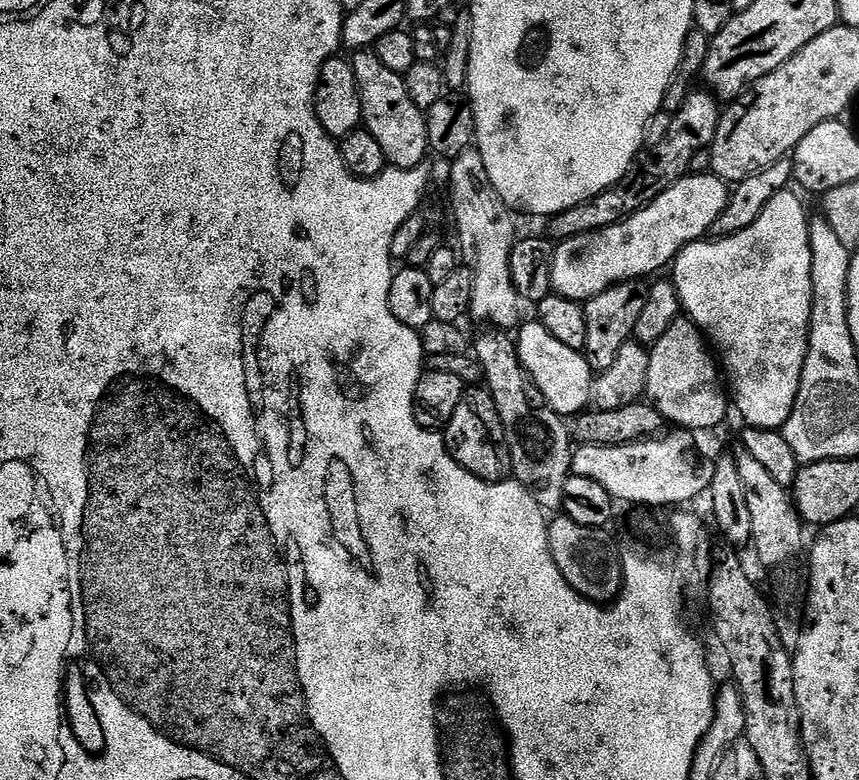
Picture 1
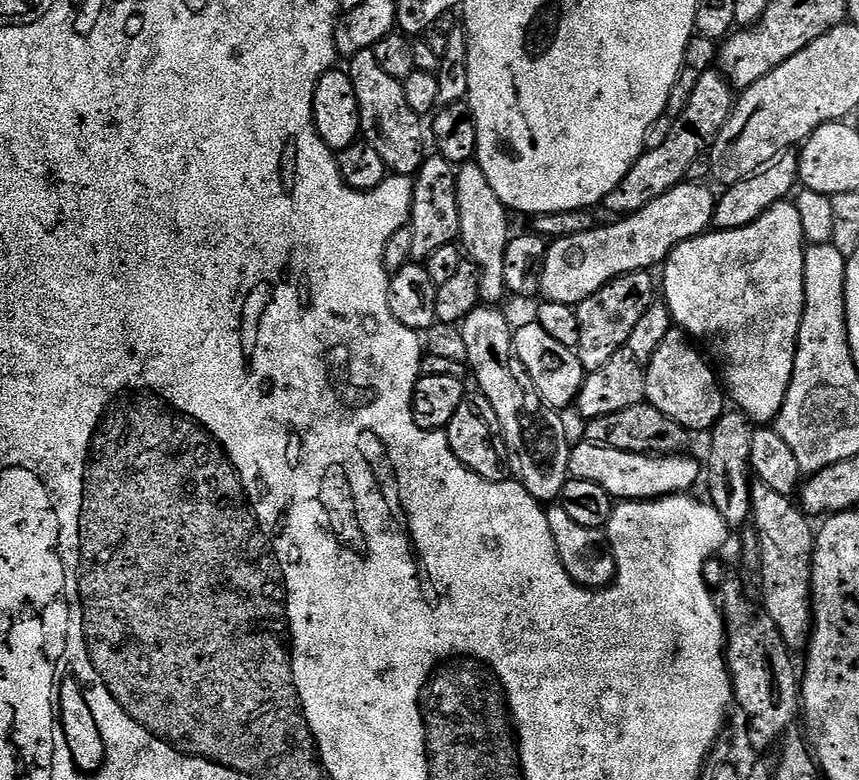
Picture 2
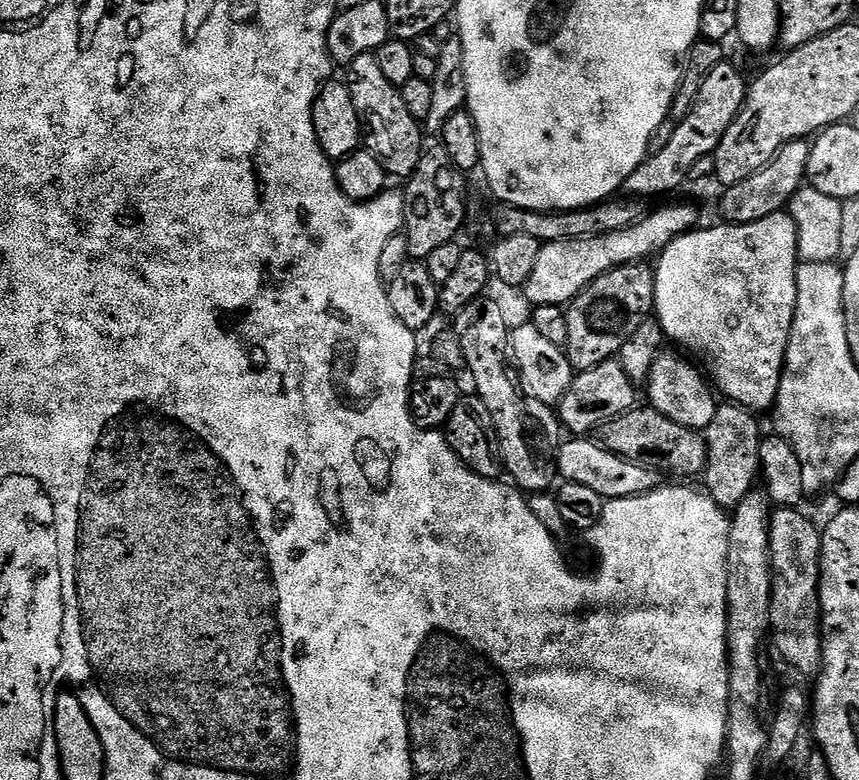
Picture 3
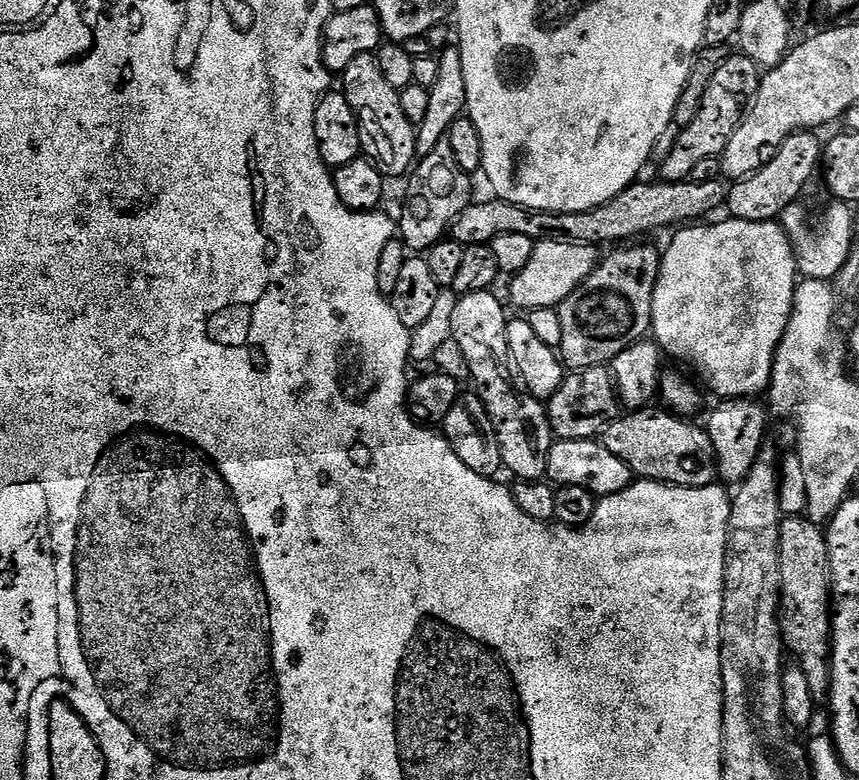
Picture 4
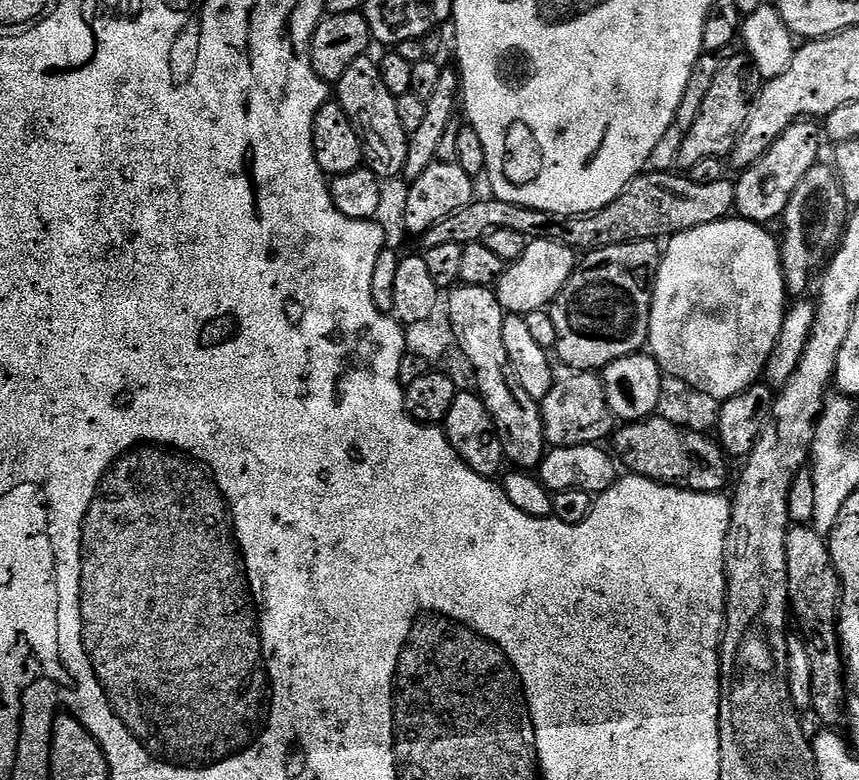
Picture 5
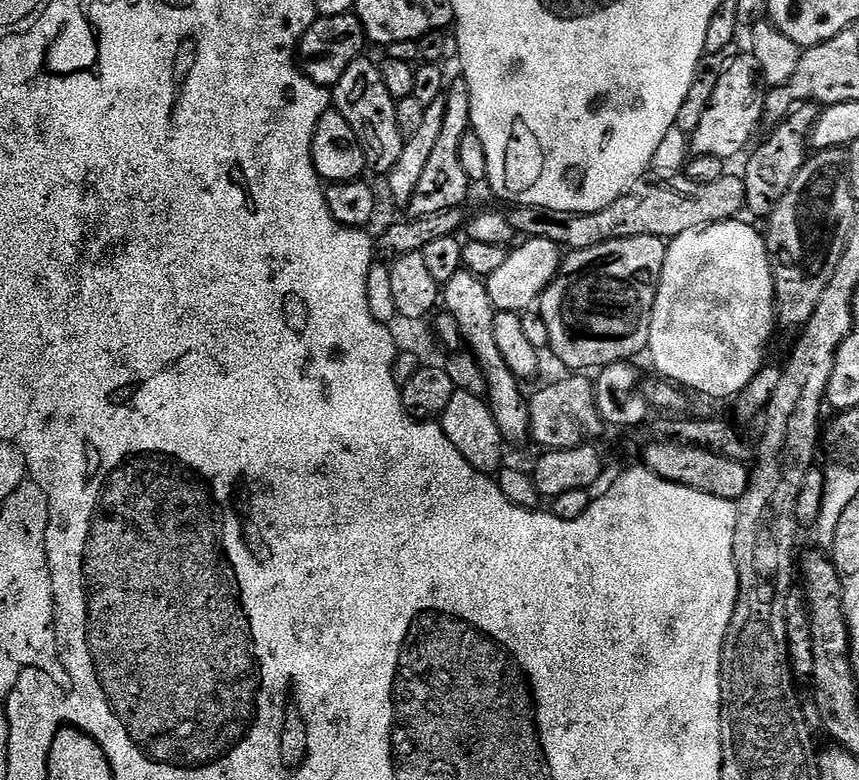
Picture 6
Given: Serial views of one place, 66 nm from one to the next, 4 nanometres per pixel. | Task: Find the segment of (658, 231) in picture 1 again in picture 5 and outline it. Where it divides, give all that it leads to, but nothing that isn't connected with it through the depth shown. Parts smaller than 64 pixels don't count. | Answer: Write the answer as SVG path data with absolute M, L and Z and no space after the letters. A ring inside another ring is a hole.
M534 240L528 243L520 260L513 260L505 267L494 285L498 302L508 314L527 314L547 309L556 295L566 286L578 267L577 249L562 242Z

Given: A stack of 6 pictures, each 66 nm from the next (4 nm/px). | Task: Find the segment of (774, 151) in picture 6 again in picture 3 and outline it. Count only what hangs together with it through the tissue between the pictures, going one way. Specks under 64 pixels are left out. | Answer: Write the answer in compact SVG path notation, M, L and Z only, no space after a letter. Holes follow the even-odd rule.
M807 139L790 142L762 170L758 170L753 176L742 182L727 185L723 189L724 197L720 200L720 212L724 215L723 219L730 224L749 224L750 222L758 222L762 218L770 218L775 212L784 212L791 199L794 198L795 192L805 183L811 149L811 143Z

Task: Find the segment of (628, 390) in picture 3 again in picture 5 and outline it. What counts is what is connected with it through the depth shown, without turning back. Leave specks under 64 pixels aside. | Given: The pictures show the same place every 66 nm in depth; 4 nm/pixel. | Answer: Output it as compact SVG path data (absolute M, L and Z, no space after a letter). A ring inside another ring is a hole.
M572 372L565 380L557 379L550 394L540 401L540 413L544 423L544 439L552 448L599 445L614 432L614 420L606 406L604 382L596 372Z

